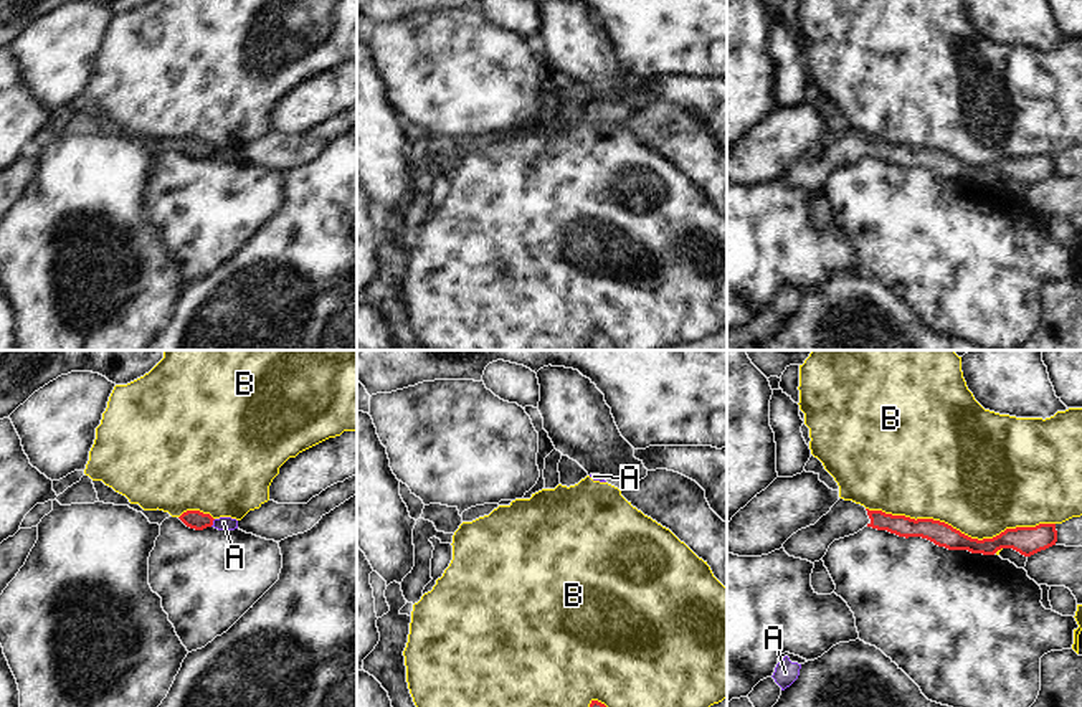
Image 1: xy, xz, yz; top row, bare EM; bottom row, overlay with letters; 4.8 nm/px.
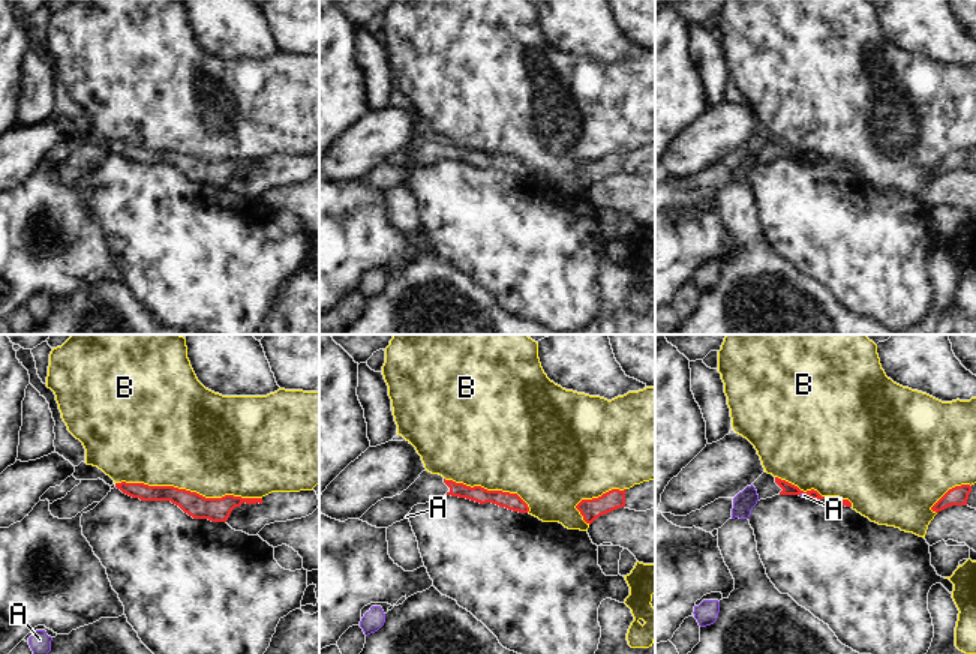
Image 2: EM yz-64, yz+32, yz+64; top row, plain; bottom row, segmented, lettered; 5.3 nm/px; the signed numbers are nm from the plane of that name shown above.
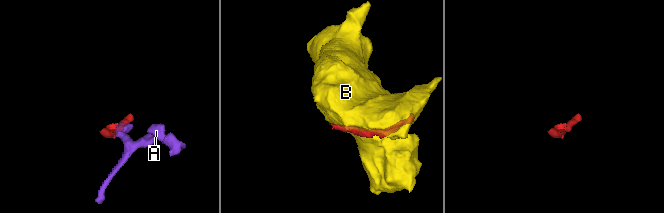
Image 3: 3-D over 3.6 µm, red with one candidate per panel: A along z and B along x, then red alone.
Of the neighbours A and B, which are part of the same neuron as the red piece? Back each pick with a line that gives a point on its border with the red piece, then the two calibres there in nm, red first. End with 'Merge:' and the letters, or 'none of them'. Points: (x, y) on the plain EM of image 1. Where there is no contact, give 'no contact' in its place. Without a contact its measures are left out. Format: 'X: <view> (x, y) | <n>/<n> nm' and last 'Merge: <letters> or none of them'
Merge: none of them

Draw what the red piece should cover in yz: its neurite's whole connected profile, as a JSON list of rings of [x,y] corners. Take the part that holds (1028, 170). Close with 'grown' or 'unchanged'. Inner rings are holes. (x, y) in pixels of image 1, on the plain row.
[[[839,130],[814,155],[798,160],[783,178],[790,187],[811,193],[823,190],[834,170],[849,167],[872,157],[899,167],[922,167],[948,180],[968,180],[971,183],[994,185],[1001,178],[1013,178],[1024,187],[1046,180],[1057,172],[1056,154],[1036,157],[1006,159],[993,168],[971,168],[951,155],[933,149],[910,149],[882,140],[869,140],[852,130]]] | grown

